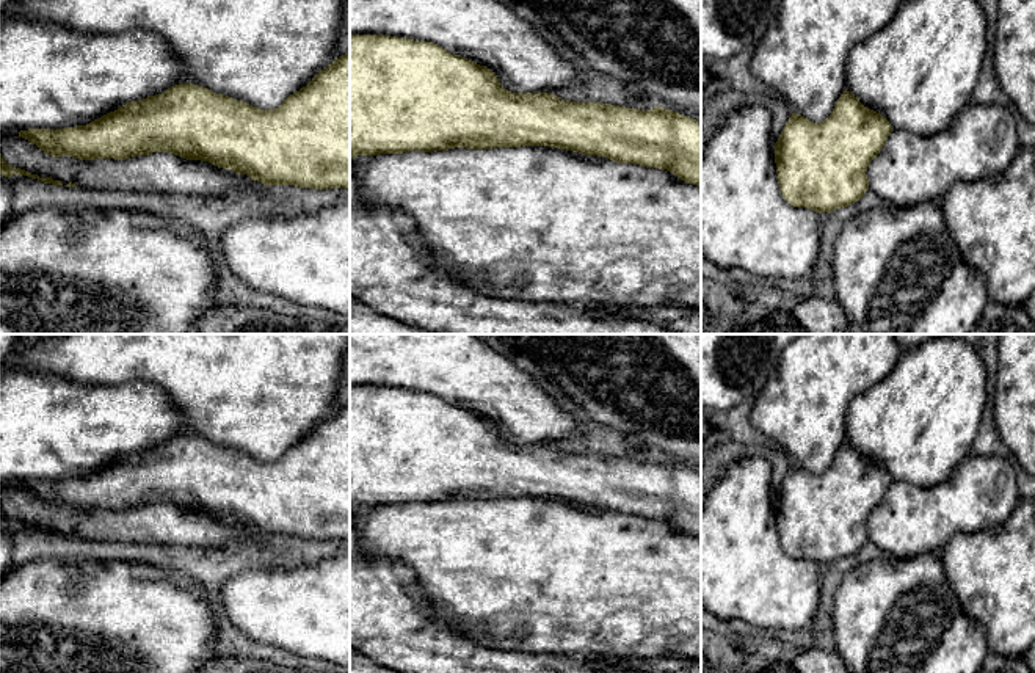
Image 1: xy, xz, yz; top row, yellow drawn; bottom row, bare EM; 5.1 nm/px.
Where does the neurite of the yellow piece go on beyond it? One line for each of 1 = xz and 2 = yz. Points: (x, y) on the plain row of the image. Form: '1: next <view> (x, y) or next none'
1: next none
2: next none

